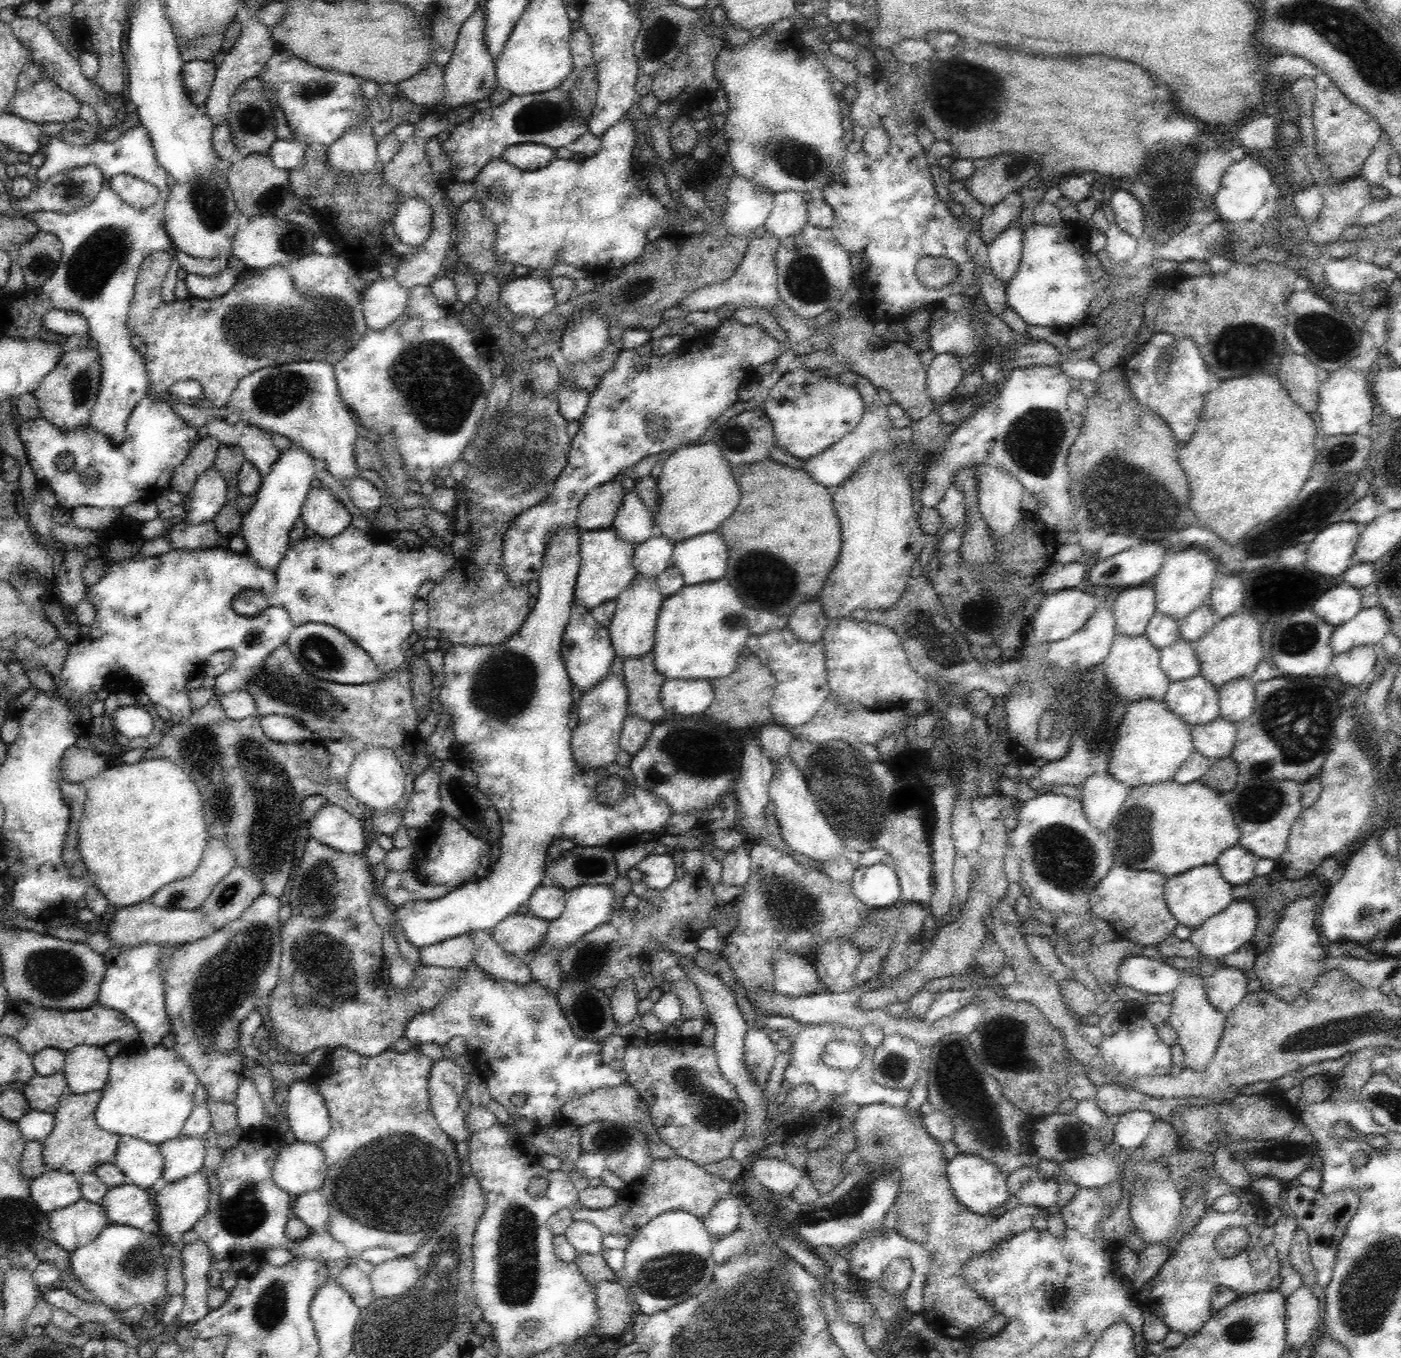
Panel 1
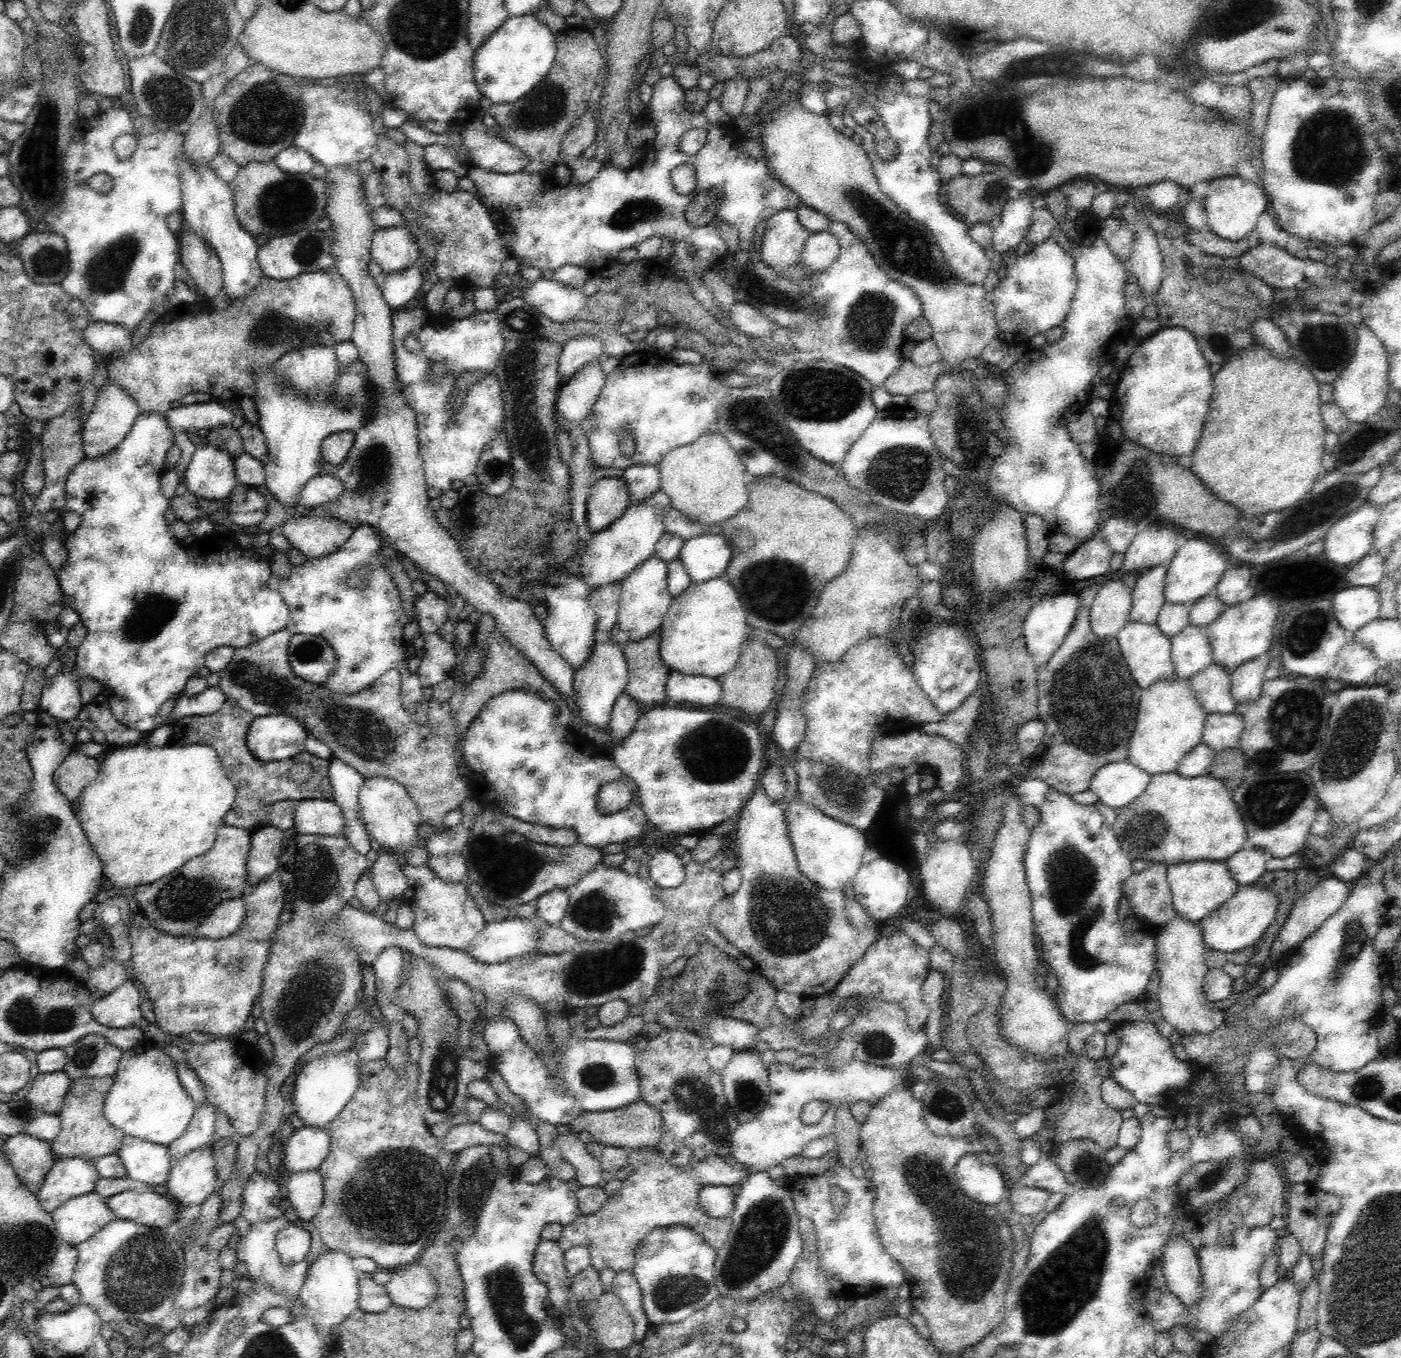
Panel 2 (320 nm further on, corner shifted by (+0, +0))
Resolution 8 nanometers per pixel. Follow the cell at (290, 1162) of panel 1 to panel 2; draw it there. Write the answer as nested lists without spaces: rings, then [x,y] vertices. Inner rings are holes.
[[[303,1126],[294,1130],[284,1150],[283,1168],[290,1172],[317,1170],[331,1148],[328,1134],[322,1128]]]

